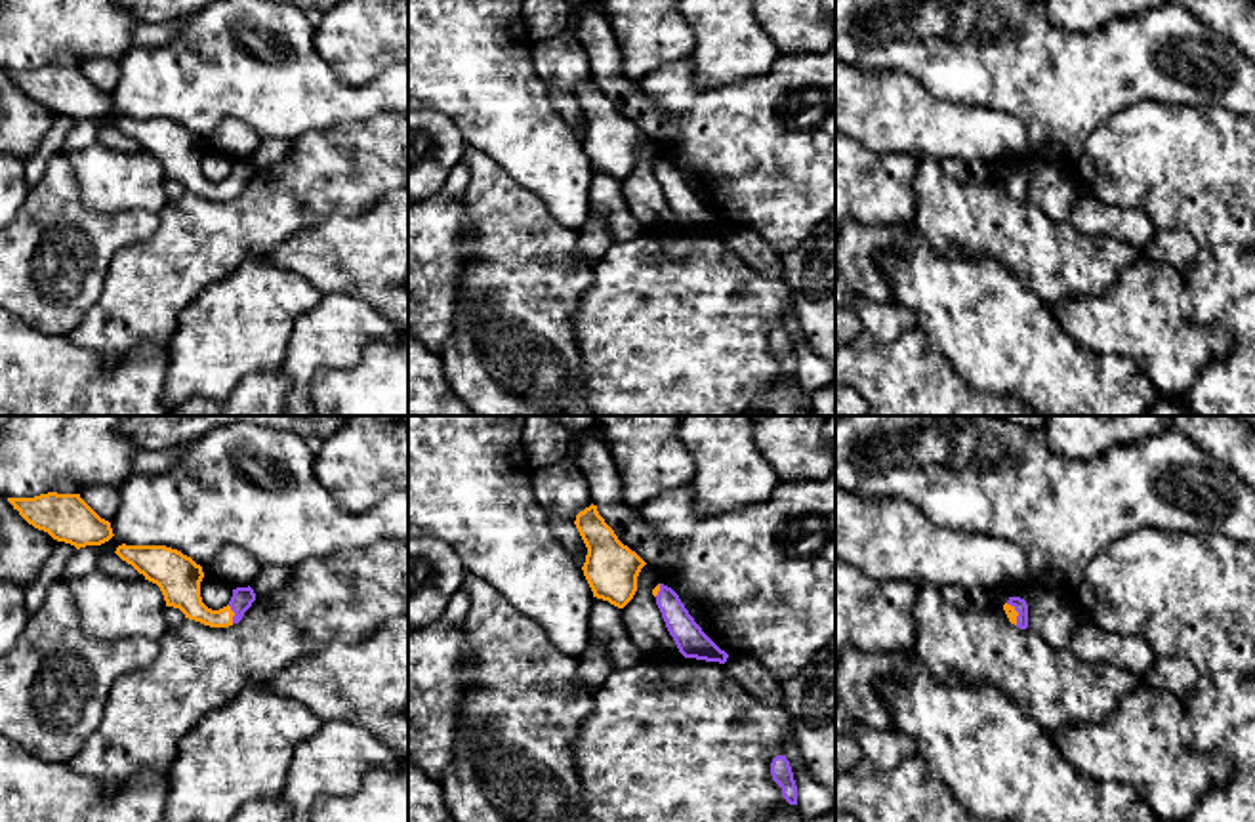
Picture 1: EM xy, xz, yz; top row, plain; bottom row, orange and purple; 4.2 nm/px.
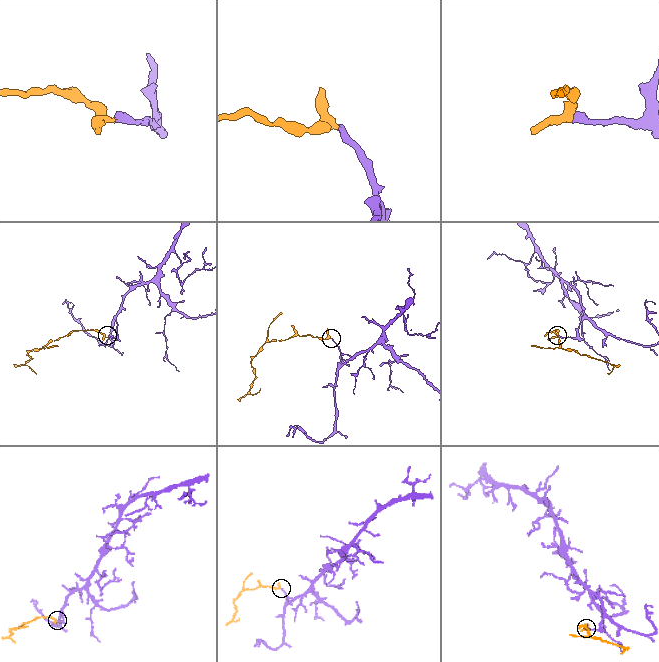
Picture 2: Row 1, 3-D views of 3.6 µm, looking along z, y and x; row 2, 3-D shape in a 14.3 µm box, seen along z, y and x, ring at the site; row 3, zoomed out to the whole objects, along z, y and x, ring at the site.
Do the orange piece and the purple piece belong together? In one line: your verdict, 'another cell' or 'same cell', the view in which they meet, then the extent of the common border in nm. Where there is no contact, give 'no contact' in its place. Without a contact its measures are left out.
same cell; contact in xy; length 80 nm

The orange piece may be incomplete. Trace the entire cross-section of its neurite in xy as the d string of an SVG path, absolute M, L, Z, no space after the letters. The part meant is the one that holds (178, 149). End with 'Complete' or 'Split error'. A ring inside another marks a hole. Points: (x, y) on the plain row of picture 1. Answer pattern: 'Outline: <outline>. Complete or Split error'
Outline: M118 118L114 124L132 137L145 153L156 156L164 168L166 179L179 181L185 191L210 200L229 200L238 196L244 185L256 174L254 162L237 160L227 179L212 183L202 175L200 154L202 139L191 130L166 118Z. Split error

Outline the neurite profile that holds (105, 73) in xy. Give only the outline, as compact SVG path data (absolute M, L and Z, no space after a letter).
M88 59L80 71L105 93L113 93L120 80L120 61L116 59Z

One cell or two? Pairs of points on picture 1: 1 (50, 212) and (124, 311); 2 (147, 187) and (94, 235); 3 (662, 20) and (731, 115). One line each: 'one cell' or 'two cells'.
1: two cells
2: two cells
3: two cells

